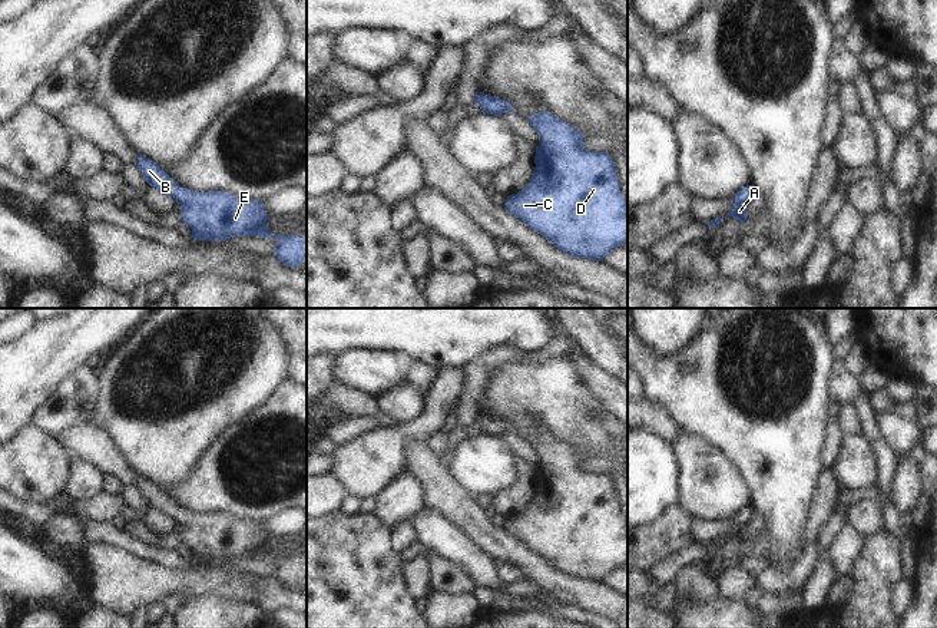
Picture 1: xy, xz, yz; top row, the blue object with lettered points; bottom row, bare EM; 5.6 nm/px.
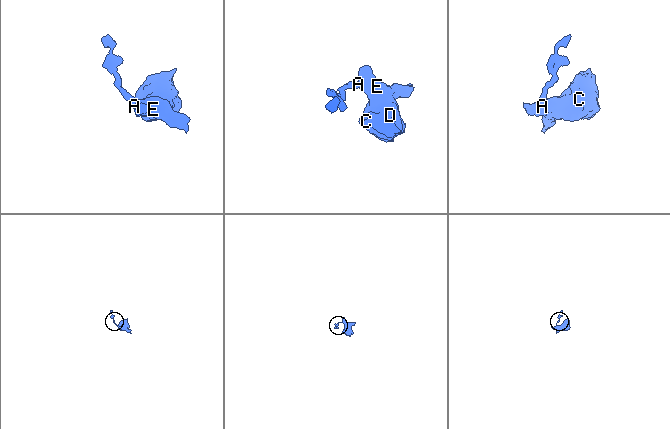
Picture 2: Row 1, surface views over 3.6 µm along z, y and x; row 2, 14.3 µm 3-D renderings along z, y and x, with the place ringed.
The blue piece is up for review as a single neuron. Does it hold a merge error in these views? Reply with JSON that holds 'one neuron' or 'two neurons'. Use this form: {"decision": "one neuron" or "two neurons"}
{"decision": "one neuron"}

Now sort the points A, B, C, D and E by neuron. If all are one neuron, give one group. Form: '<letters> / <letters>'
A B C D E

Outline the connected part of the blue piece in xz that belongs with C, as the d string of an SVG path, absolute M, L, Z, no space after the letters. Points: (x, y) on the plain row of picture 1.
M549 432L524 439L540 459L540 466L536 467L536 489L529 505L517 515L507 518L504 531L564 575L602 582L610 572L628 563L628 526L619 510L613 479L606 473L586 472L583 467L585 457Z

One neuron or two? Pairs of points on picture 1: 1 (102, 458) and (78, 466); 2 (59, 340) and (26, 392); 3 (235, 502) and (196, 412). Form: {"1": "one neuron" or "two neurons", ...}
{"1": "two neurons", "2": "one neuron", "3": "two neurons"}

